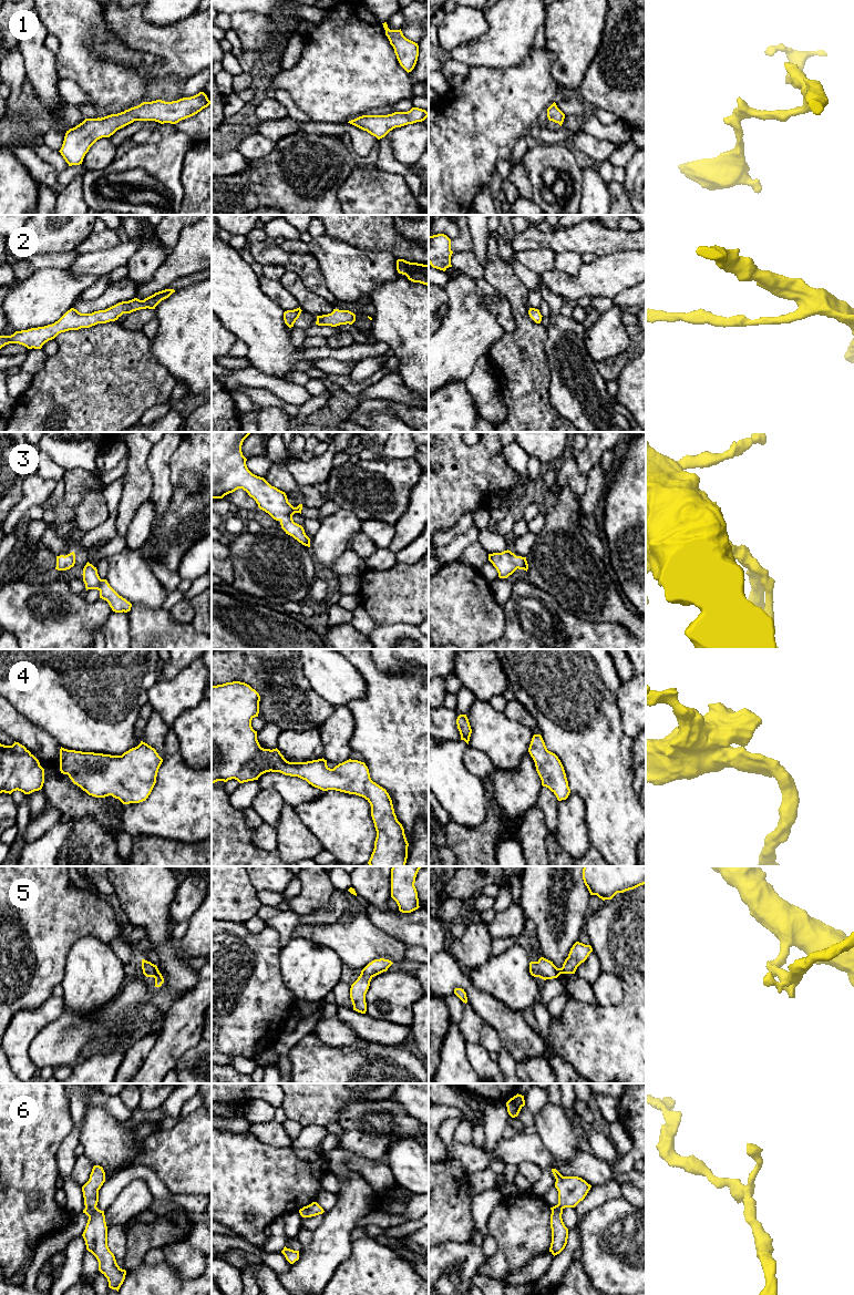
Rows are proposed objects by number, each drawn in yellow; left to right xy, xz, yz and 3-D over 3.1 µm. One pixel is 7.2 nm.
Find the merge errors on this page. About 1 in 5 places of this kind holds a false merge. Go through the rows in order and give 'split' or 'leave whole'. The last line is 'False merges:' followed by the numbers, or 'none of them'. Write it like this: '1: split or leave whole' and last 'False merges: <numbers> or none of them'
1: leave whole
2: leave whole
3: leave whole
4: leave whole
5: leave whole
6: leave whole
False merges: none of them

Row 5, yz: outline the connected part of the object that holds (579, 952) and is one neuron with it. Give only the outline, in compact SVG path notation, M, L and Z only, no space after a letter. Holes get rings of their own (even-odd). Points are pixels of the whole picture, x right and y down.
M576 942L562 968L557 968L553 962L541 957L537 962L529 963L529 973L532 976L544 980L557 978L560 974L575 974L577 967L587 959L591 952L590 945Z

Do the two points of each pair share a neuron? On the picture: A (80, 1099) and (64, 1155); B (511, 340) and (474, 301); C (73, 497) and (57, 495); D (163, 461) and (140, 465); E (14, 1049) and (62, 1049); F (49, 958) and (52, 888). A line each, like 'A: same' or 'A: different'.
A: same
B: different
C: different
D: different
E: different
F: same

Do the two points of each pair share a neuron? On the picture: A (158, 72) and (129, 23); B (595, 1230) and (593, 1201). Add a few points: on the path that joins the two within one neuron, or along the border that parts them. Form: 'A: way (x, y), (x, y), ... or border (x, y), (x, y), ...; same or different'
A: way (162, 60), (162, 55), (141, 36); same
B: border (618, 1198), (607, 1200), (594, 1206), (577, 1221); different

